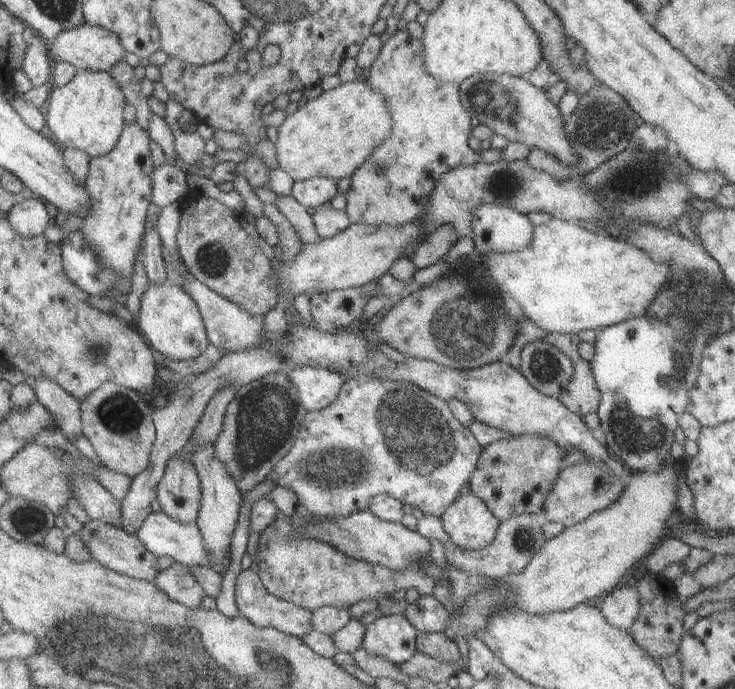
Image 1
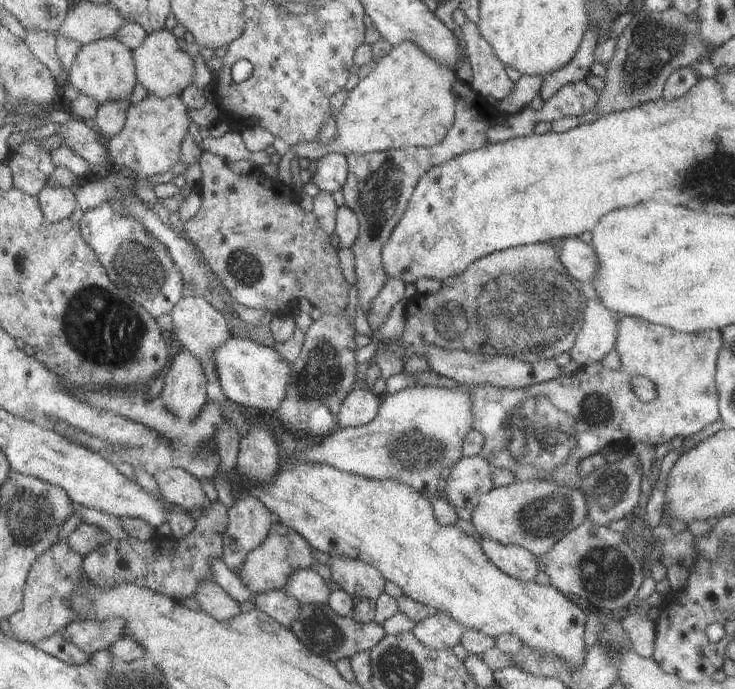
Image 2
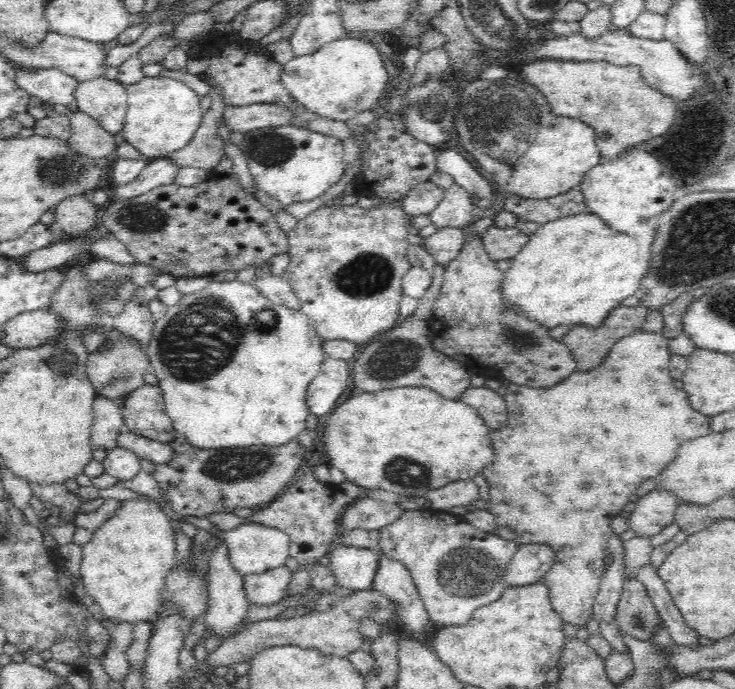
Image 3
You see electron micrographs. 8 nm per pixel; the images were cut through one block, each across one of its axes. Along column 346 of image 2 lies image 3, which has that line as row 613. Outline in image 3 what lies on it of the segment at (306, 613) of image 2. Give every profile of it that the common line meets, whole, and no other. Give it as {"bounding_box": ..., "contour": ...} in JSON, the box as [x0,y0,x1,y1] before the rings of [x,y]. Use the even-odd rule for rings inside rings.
{"bounding_box":[615,578,662,641],"contour":[[[637,578],[625,580],[615,619],[621,632],[626,632],[626,634],[632,636],[632,638],[642,641],[649,640],[655,628],[662,623],[662,619],[652,602],[652,597],[648,594],[647,588]]]}

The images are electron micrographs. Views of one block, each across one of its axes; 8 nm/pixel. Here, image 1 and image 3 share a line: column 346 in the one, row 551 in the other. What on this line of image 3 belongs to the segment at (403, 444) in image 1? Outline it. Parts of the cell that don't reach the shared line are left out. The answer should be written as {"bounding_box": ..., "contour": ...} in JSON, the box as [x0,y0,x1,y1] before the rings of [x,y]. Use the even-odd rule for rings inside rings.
{"bounding_box":[379,508,518,627],"contour":[[[421,508],[405,510],[388,526],[380,528],[379,553],[393,558],[411,572],[414,584],[423,600],[429,620],[442,627],[466,624],[474,611],[481,606],[496,602],[509,584],[504,580],[511,558],[518,550],[516,541],[504,540],[498,535],[486,533],[452,513],[440,509]]]}

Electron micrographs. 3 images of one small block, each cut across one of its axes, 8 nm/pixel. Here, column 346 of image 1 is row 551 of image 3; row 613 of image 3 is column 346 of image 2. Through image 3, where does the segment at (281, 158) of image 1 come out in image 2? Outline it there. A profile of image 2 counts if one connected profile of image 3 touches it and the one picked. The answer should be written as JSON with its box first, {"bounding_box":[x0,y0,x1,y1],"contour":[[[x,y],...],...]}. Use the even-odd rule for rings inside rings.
{"bounding_box":[294,42,455,161],"contour":[[[402,42],[373,64],[371,72],[349,92],[338,118],[336,138],[328,144],[302,141],[294,150],[296,156],[317,161],[326,154],[368,154],[412,147],[432,148],[448,134],[455,117],[452,86],[455,70],[438,64],[416,44]]]}

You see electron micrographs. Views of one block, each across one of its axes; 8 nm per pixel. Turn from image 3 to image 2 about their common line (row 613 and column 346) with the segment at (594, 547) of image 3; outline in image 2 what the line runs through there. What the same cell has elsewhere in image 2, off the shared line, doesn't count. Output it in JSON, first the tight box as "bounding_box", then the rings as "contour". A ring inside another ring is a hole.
{"bounding_box":[327,555,386,601],"contour":[[[330,555],[327,564],[331,580],[355,601],[358,599],[376,600],[384,591],[386,579],[374,566],[361,560],[351,560],[343,556]]]}

